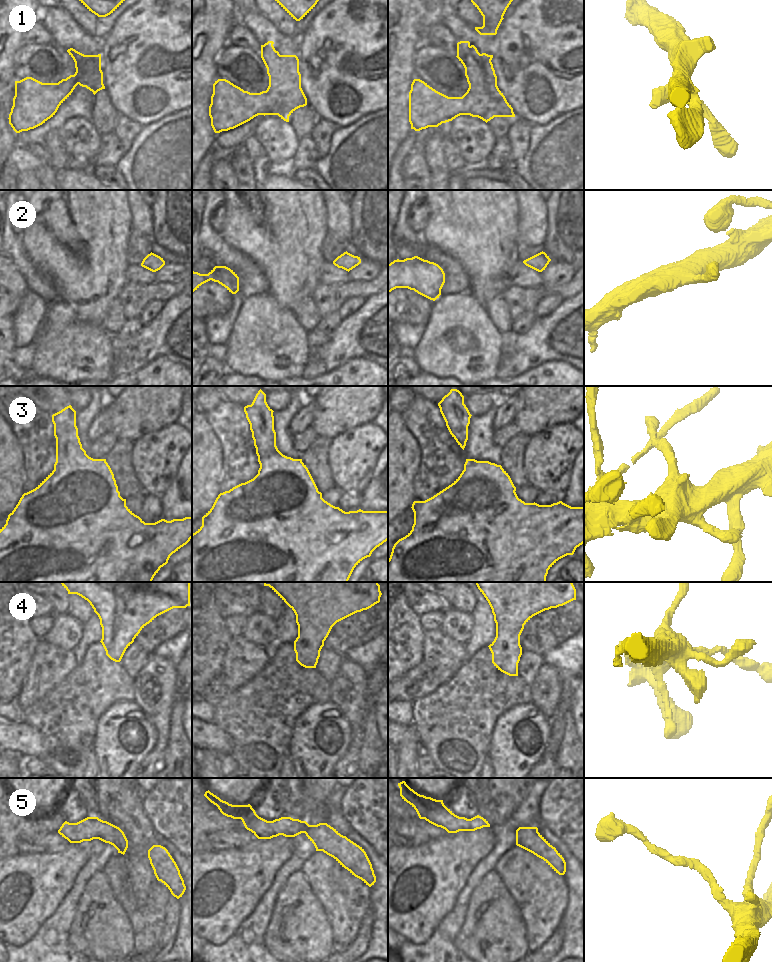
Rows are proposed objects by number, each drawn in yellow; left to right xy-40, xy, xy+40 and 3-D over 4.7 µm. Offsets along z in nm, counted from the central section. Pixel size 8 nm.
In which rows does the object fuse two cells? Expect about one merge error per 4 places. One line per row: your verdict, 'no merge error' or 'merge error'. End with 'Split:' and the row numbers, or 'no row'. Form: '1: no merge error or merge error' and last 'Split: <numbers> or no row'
1: no merge error
2: no merge error
3: merge error
4: no merge error
5: no merge error
Split: 3

